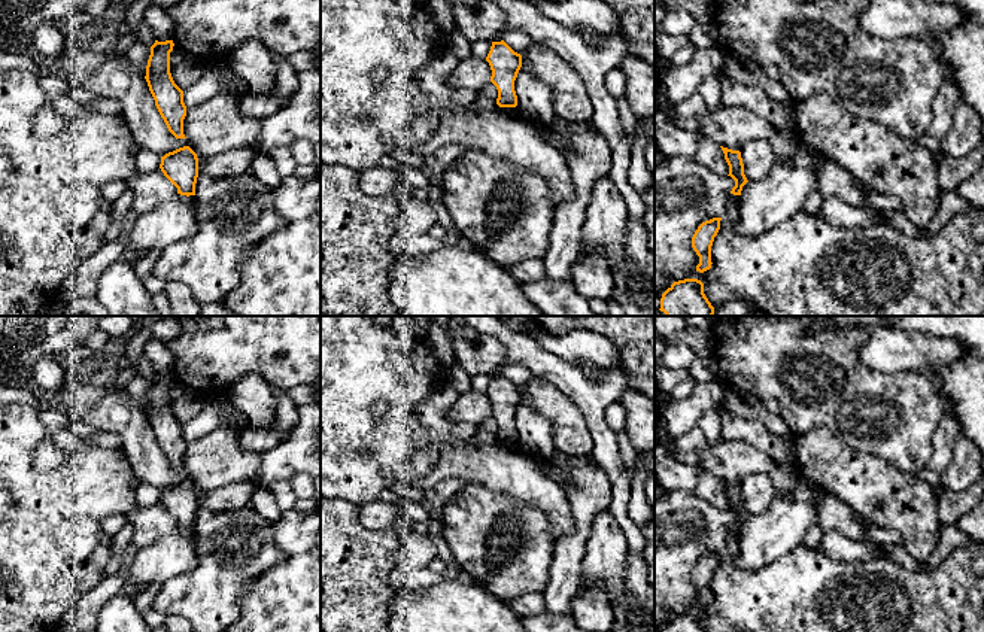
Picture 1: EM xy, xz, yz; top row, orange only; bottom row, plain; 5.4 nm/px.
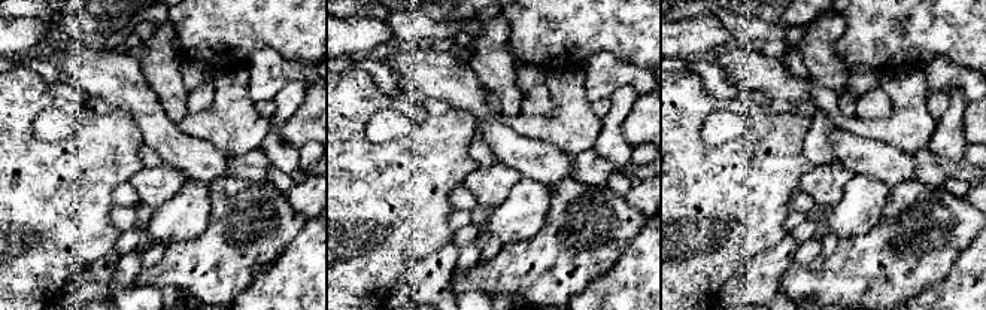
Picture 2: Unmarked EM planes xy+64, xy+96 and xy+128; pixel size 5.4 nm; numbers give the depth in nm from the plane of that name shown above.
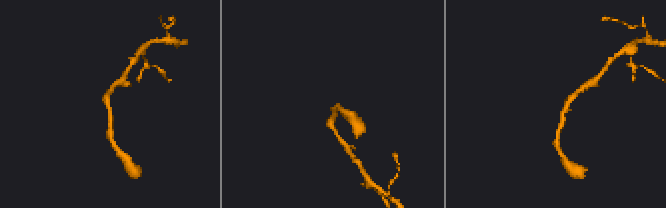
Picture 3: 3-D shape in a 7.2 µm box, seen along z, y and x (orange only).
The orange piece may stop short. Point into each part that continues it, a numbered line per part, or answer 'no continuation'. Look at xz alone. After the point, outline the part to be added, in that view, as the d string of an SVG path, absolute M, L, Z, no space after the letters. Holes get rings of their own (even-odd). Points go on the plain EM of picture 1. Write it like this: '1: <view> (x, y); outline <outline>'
no continuation

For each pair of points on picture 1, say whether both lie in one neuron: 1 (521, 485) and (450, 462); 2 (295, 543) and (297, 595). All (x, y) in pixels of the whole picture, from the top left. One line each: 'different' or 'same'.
1: same
2: different

